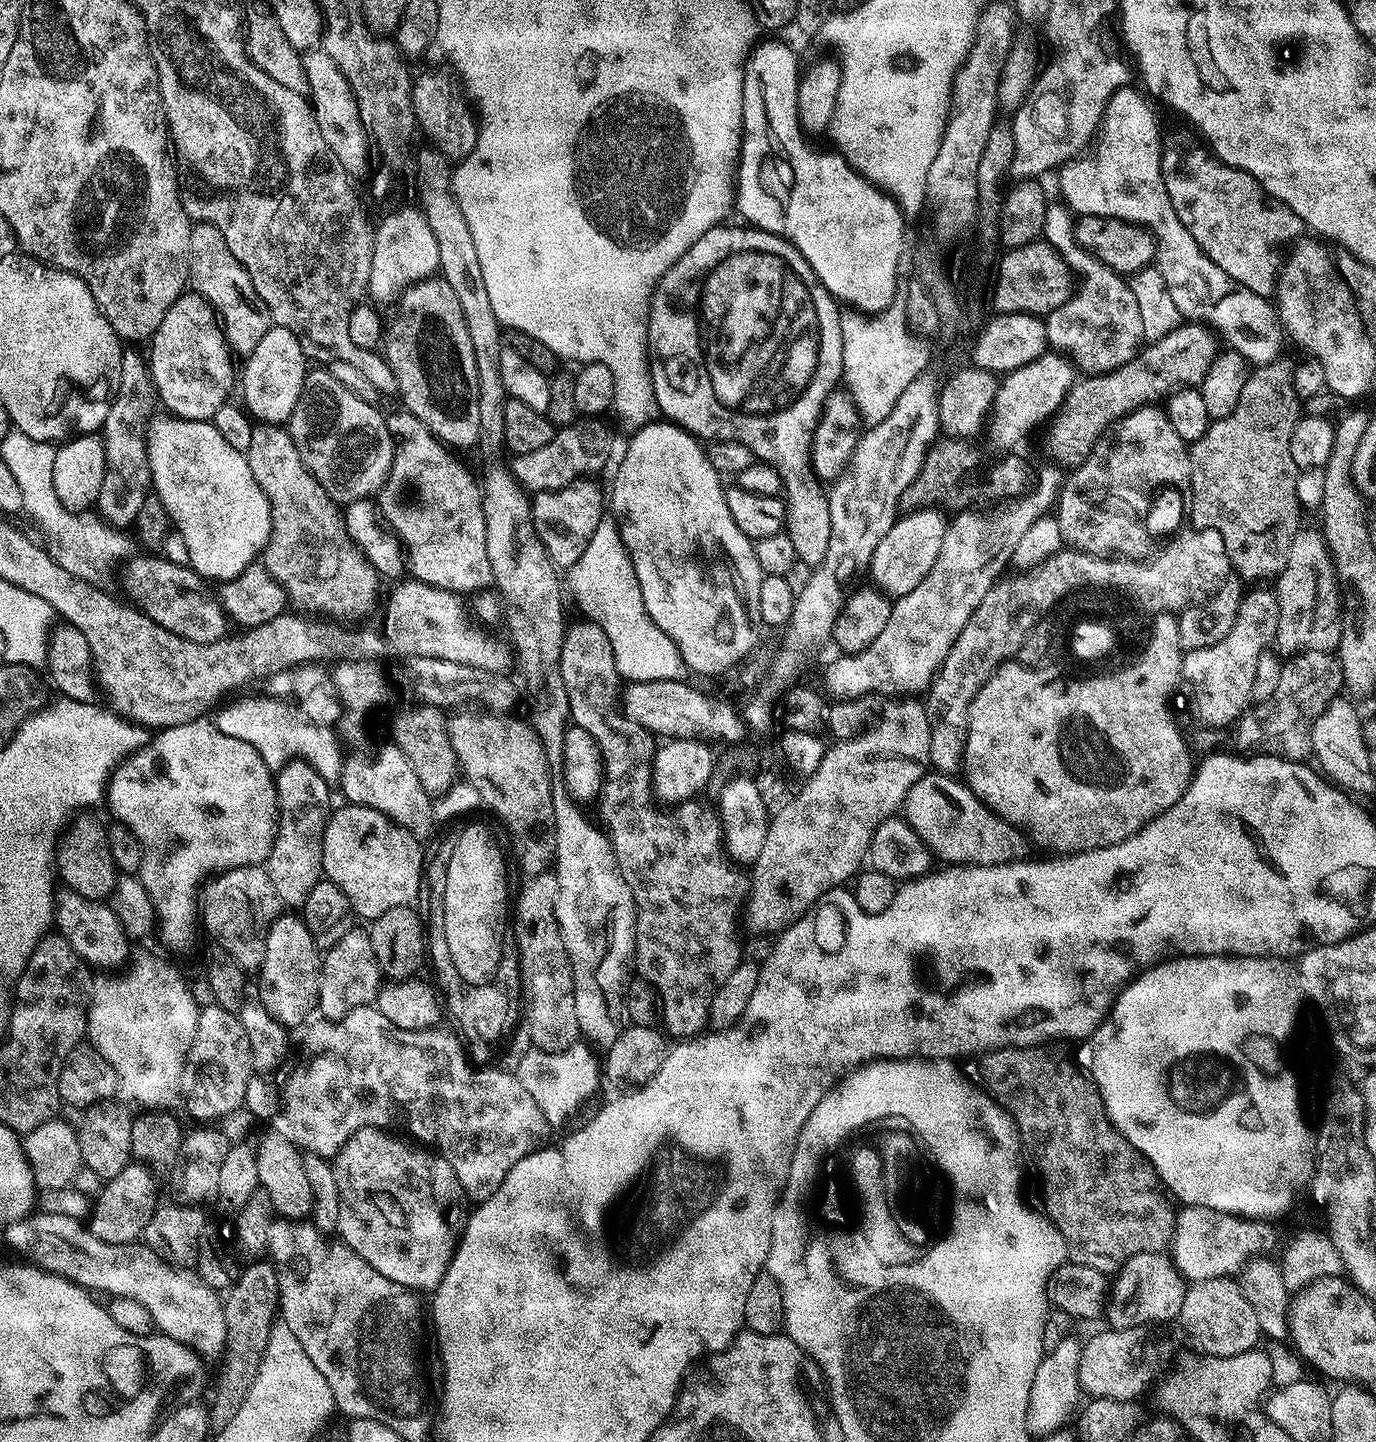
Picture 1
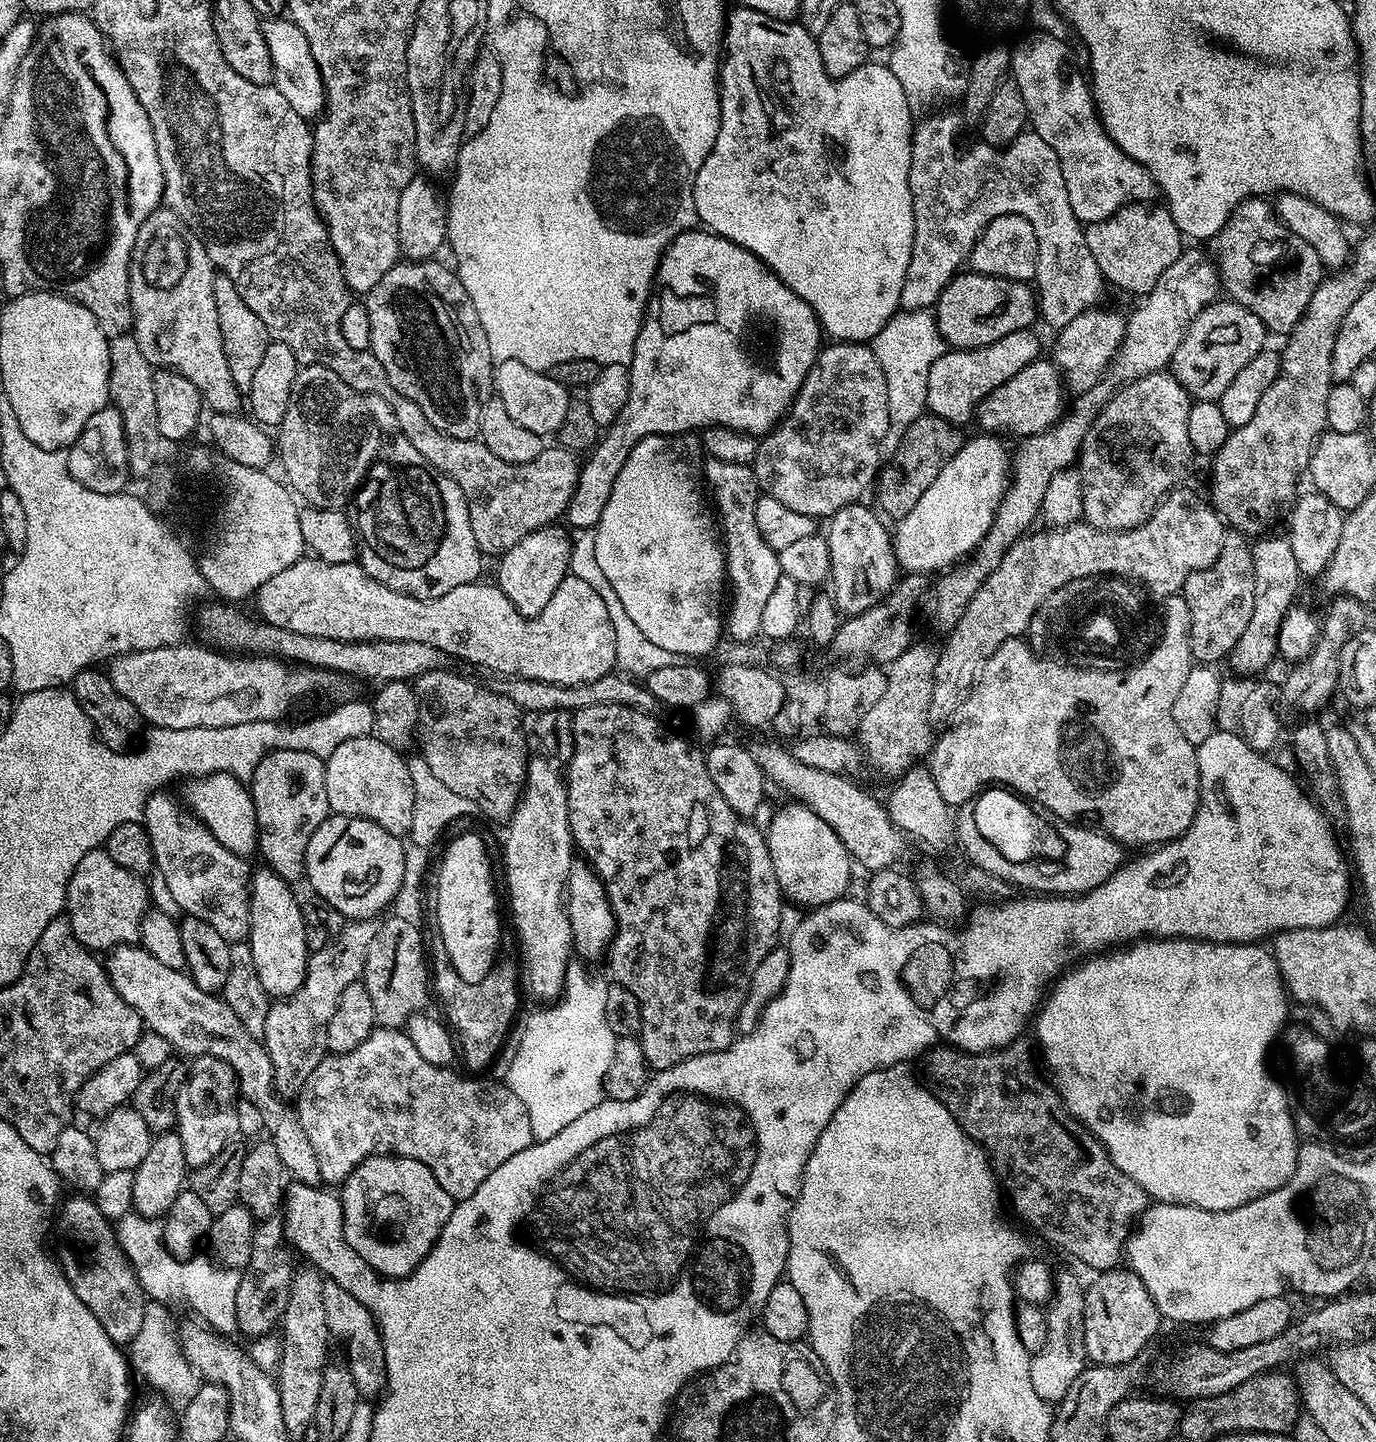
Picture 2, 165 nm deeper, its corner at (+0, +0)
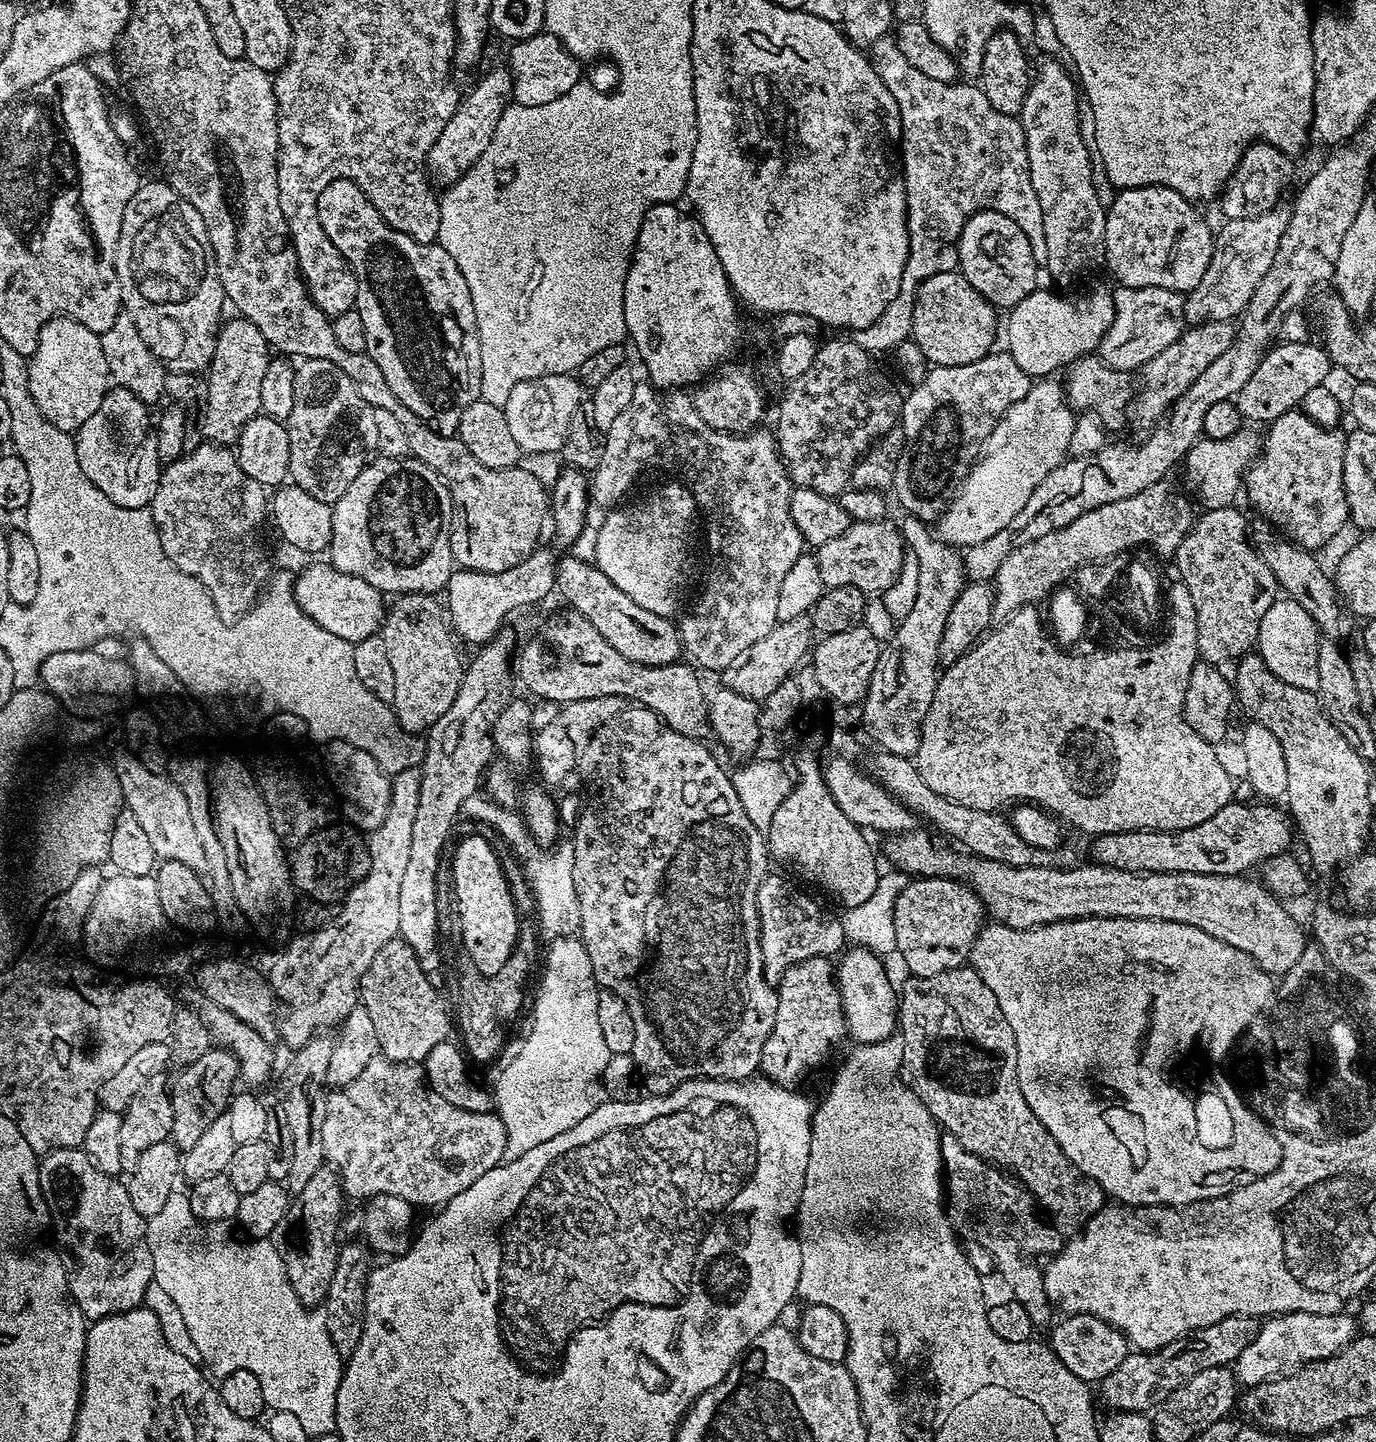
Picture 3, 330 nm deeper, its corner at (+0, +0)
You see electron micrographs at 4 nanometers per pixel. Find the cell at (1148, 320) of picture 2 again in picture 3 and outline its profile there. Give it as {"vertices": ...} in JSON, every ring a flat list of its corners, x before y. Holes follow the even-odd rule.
{"vertices":[[1281,202,1258,214,1254,218,1229,220,1214,236,1215,247,1212,249,1210,266,1202,274,1202,282,1193,292,1187,293,1184,301,1185,321,1193,325,1203,324,1209,320,1235,321,1246,310,1258,282,1262,282,1266,270,1274,263,1274,254,1278,254,1278,242,1286,234,1286,222,1290,222,1291,207]]}

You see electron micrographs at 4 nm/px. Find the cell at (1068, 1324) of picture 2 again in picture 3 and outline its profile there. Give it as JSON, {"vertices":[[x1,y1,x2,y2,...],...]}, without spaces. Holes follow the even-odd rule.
{"vertices":[[947,1134,941,1135,940,1158,943,1171,946,1173,946,1212,951,1219,952,1227,961,1237,976,1240,990,1252,998,1276,1000,1274,1012,1287,1011,1299,1017,1300,1026,1308,1026,1313,1037,1329,1044,1327,1047,1329,1054,1320,1054,1317,1052,1318,1054,1305,1048,1300,1044,1289,1044,1273,1041,1265,1036,1265,1028,1256,1044,1256,1043,1258,1055,1256,1064,1247,1065,1237,1041,1215,1036,1201,1016,1177,1008,1175,1003,1168,988,1163,978,1154,970,1154,970,1150,966,1150,962,1142,958,1142,958,1138]]}

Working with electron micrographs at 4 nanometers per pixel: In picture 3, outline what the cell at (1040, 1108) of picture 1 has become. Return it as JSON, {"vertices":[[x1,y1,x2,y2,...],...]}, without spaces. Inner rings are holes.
{"vertices":[[970,966,946,970,942,974,934,974,933,976,909,975,907,979,904,989,901,987,898,992,898,1036,902,1046,902,1058,898,1073,900,1081,912,1089,912,1093,920,1099,922,1106,926,1106,926,1110,947,1135,958,1138,958,1142,962,1142,962,1146,966,1150,970,1150,970,1154,978,1154,988,1163,1003,1168,1008,1175,1016,1177,1023,1184,1025,1190,1031,1194,1032,1199,1046,1213,1052,1227,1058,1229,1068,1238,1077,1235,1088,1223,1088,1220,1105,1207,1106,1193,1100,1189,1098,1182,1094,1182,1089,1176,1083,1176,1070,1163,1066,1154,1062,1154,1062,1146,1058,1146,1058,1142,1054,1142,1054,1134,1050,1134,1050,1130,1046,1130,1046,1126,1042,1126,1042,1122,1038,1122,1034,1110,1030,1110,1030,1106,1026,1106,1026,1098,1022,1098,1022,1086,1018,1086,1018,1062,1016,1061,1014,1030,1010,1030,1010,1022,1006,1022,1006,1014,1002,1014,1002,1006,998,1006,998,998,994,998,990,986,986,986,986,982,982,982,982,978,978,978,978,974]]}

